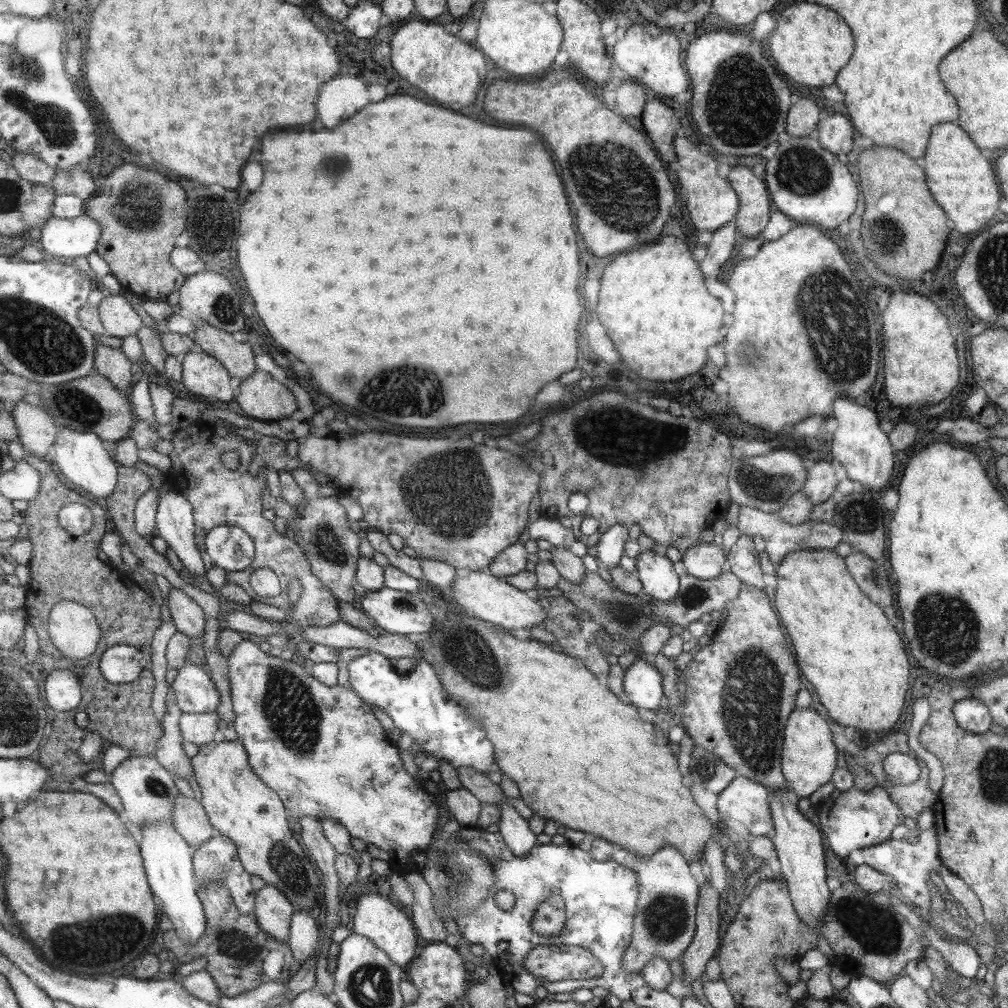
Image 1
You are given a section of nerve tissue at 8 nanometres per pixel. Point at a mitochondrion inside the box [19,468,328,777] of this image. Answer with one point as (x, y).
(294, 716)

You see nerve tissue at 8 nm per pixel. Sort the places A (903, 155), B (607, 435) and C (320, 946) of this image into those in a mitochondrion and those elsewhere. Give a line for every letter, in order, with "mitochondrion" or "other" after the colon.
A: other
B: mitochondrion
C: other

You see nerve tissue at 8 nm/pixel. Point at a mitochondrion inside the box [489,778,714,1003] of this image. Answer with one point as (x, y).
(666, 917)

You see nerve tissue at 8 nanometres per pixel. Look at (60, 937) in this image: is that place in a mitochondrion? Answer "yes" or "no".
yes

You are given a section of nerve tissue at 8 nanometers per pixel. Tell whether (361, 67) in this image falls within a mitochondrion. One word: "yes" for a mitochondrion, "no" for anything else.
no

